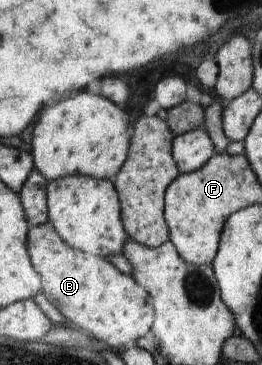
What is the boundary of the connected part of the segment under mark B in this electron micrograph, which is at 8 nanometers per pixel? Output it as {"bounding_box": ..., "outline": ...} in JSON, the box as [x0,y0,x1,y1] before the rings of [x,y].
{"bounding_box":[30,221,155,349],"outline":[[[51,221],[31,228],[30,260],[43,274],[43,294],[65,316],[66,324],[82,329],[111,349],[131,346],[151,330],[155,310],[147,290],[107,259],[79,251],[61,240]]]}

